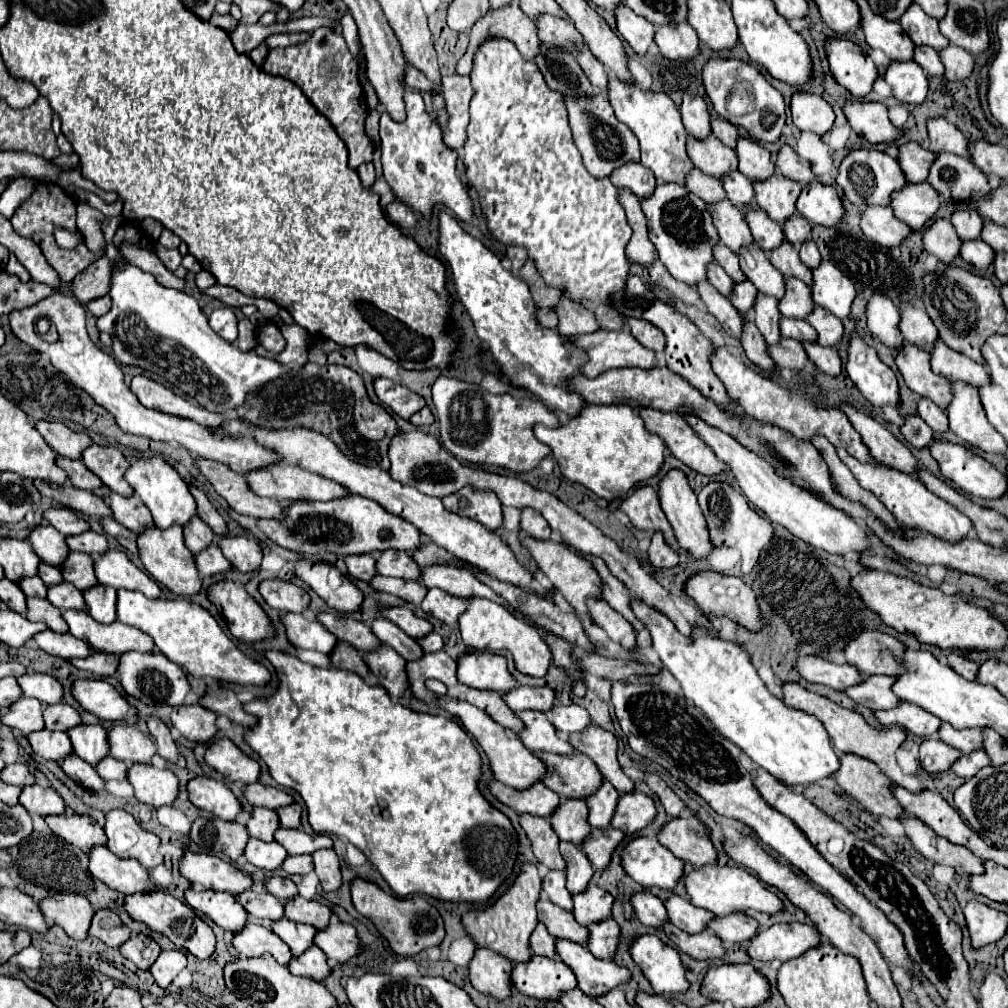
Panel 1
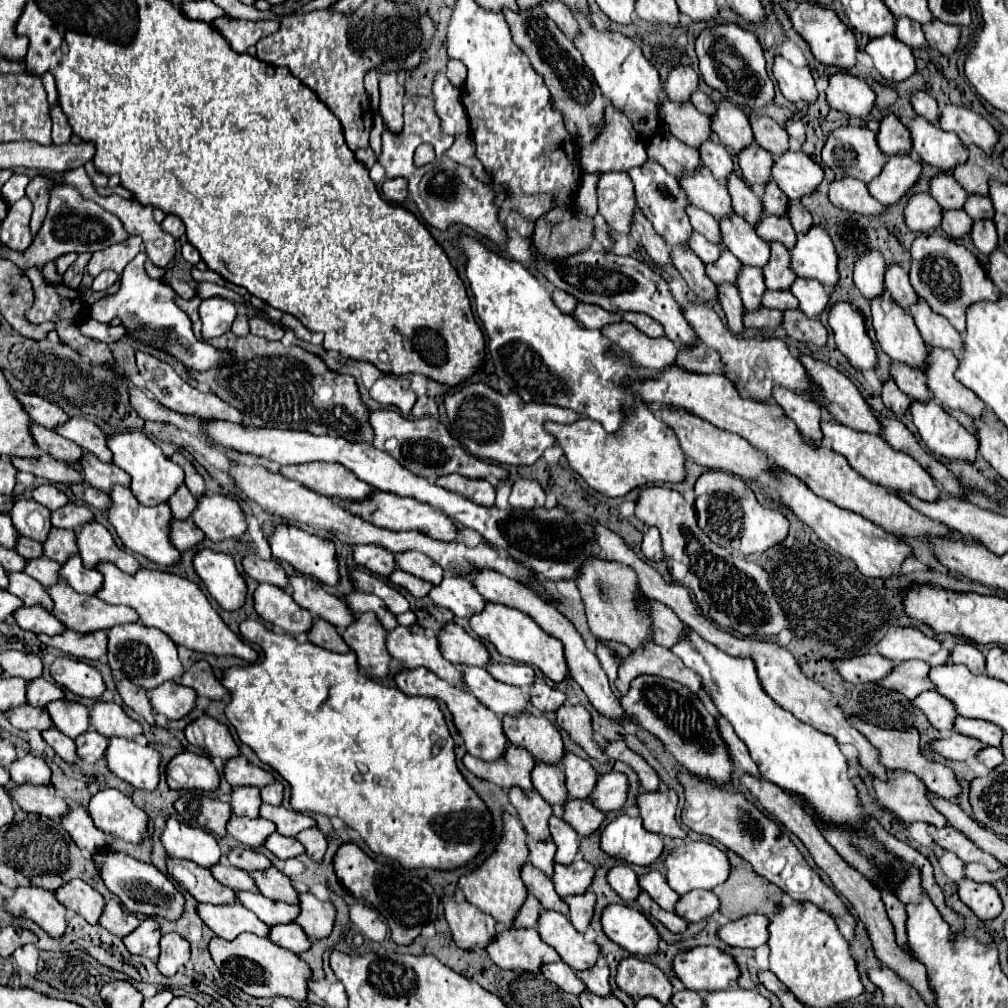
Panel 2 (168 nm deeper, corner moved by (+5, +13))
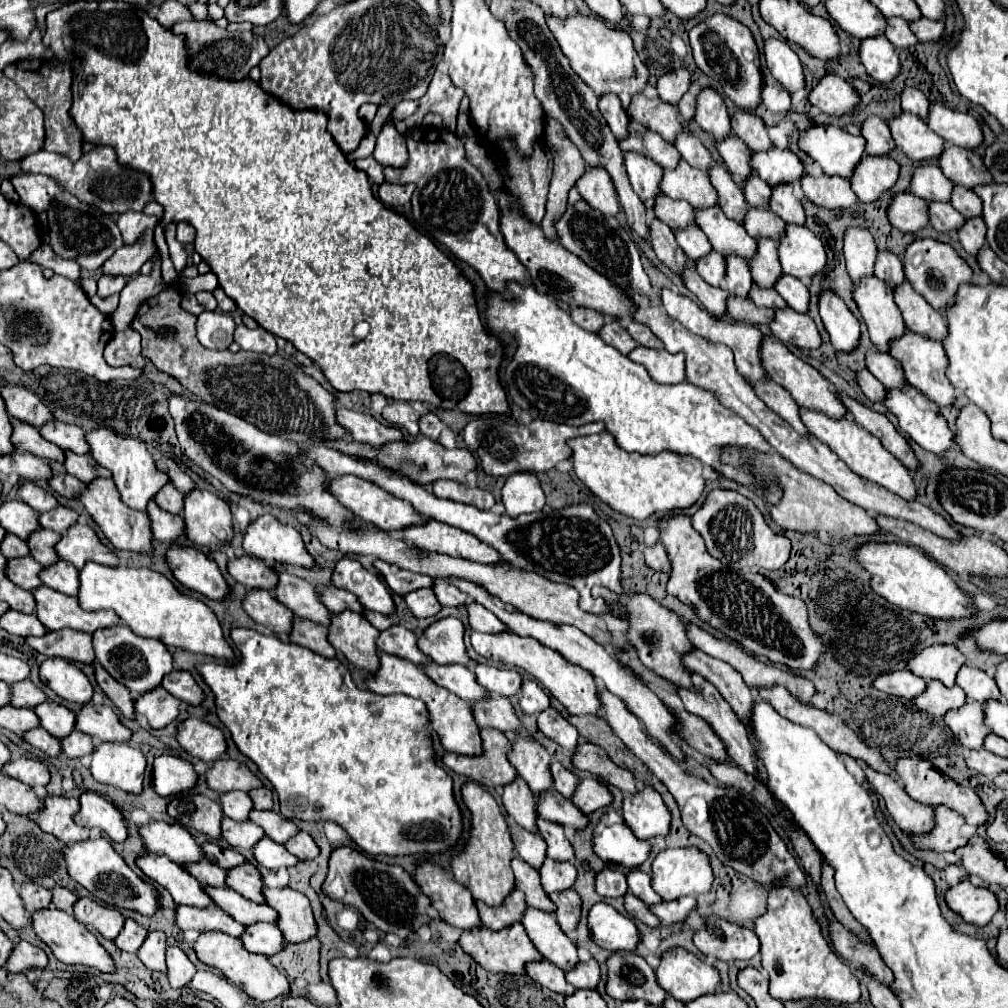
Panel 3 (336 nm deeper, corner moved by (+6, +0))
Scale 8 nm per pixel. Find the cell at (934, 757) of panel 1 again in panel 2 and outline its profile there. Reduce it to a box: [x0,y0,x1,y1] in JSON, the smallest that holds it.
[925,732,983,760]

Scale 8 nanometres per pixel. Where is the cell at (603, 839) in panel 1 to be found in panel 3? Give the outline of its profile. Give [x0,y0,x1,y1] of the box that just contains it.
[536,789,588,829]

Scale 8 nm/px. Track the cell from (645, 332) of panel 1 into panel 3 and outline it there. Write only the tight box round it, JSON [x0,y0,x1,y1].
[626,321,664,349]

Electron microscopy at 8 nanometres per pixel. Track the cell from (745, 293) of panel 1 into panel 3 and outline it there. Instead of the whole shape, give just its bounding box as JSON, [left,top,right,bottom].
[696,251,726,287]

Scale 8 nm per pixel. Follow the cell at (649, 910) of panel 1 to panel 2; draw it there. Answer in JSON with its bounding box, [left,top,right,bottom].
[607,866,643,902]

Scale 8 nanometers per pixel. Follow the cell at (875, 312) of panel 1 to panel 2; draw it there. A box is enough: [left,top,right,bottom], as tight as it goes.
[855,250,885,300]

